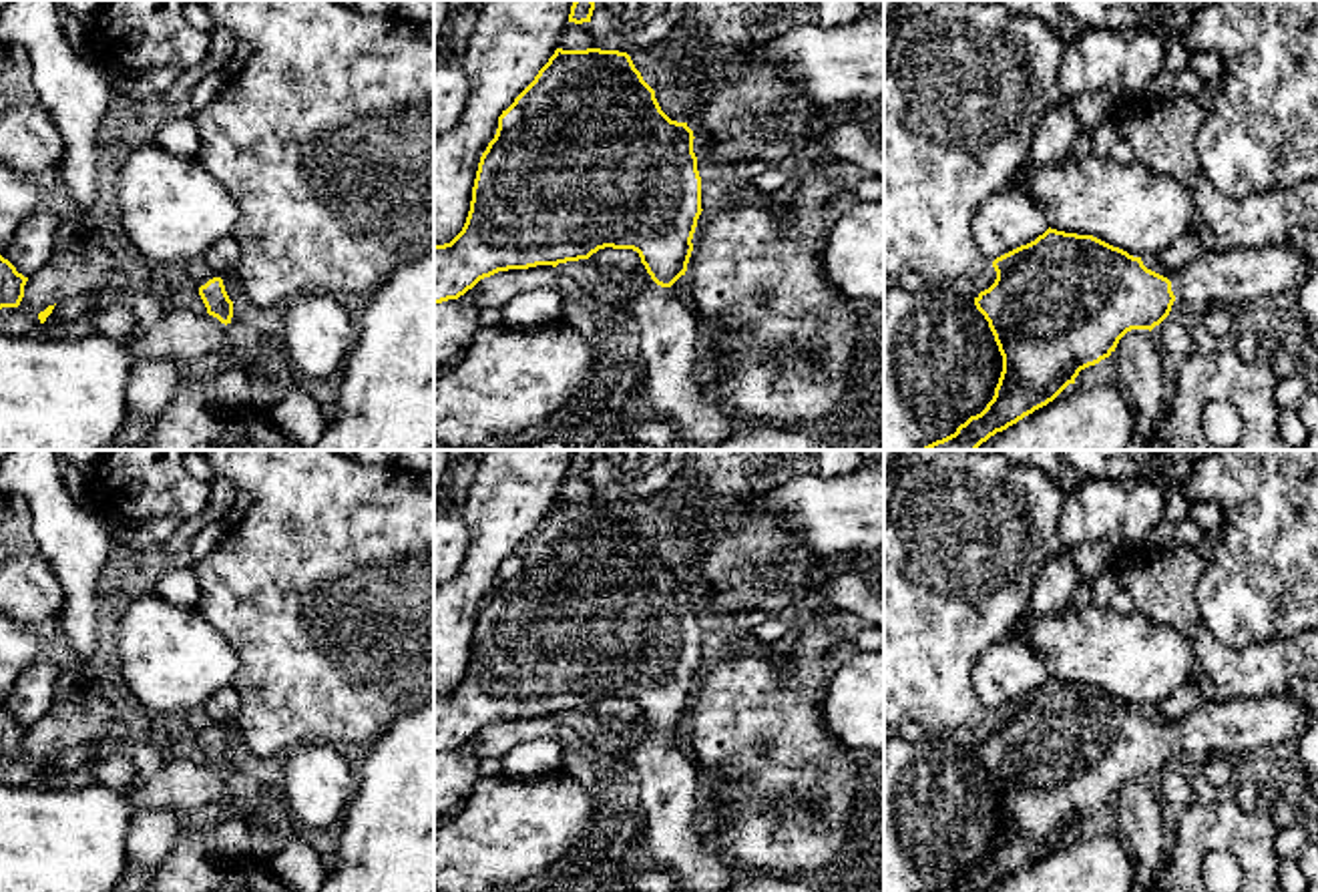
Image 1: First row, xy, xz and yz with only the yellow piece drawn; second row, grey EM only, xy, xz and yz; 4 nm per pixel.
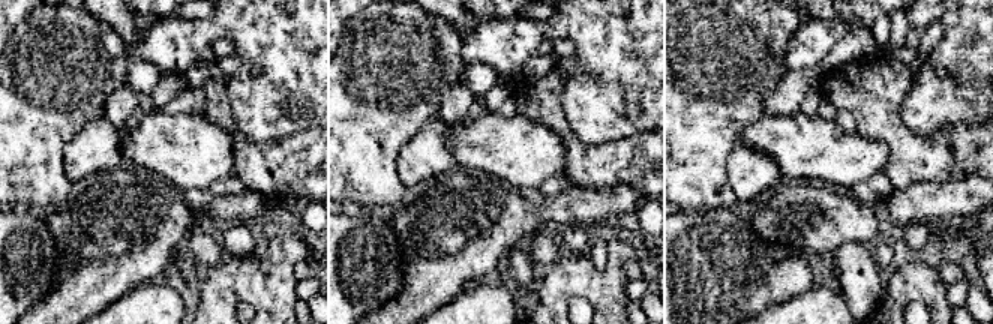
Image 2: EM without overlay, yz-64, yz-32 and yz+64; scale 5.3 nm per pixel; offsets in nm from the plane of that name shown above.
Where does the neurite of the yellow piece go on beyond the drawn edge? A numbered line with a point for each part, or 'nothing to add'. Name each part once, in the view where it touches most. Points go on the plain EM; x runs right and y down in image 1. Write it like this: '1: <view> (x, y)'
1: yz (1218, 728)

